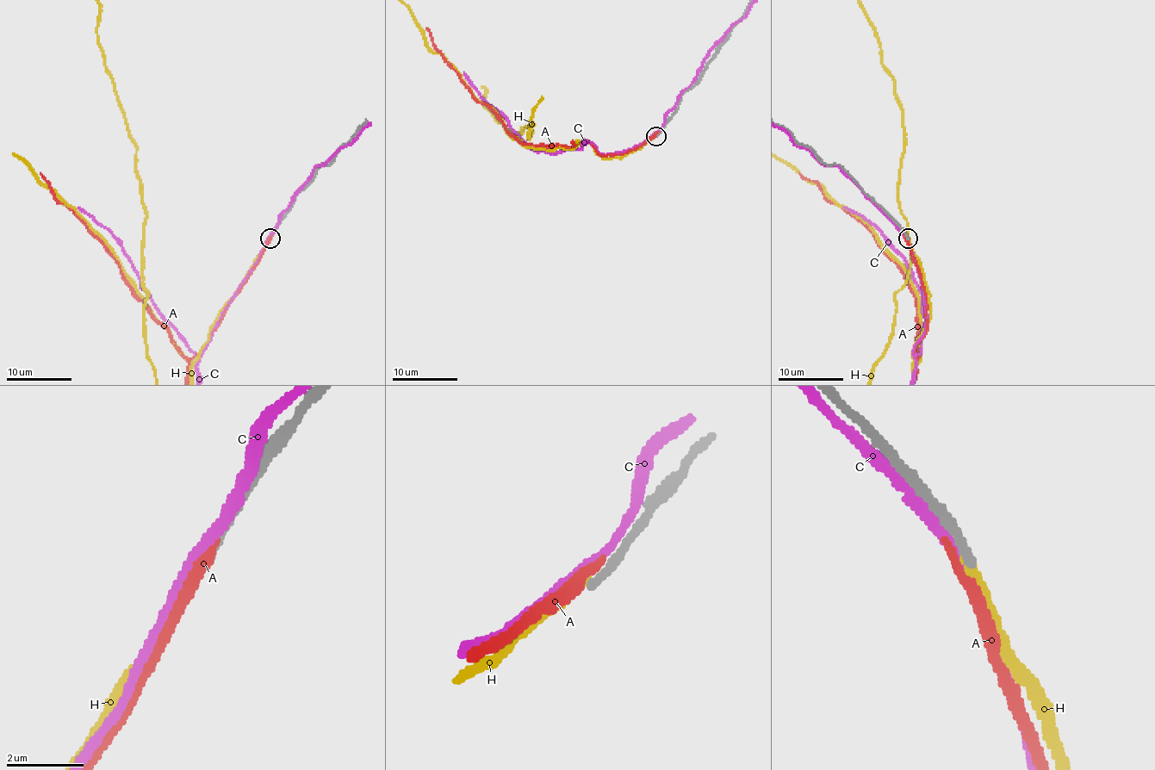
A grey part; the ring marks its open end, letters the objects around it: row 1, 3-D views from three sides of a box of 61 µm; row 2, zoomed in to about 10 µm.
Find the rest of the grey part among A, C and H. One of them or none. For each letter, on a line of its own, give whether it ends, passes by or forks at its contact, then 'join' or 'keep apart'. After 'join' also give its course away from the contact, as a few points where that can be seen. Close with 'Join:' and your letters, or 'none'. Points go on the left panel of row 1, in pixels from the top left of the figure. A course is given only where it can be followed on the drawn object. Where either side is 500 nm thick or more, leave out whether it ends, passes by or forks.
A: it ends there; keep apart
C: it passes by; keep apart
H: it ends there; keep apart
Join: none

